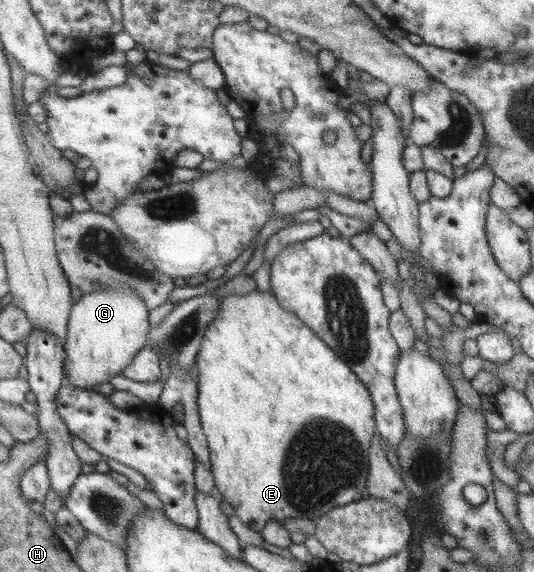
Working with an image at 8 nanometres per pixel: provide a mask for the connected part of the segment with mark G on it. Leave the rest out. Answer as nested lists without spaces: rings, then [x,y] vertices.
[[[107,288],[102,292],[84,294],[73,304],[67,326],[64,352],[64,383],[76,389],[92,391],[94,386],[107,383],[112,376],[134,360],[139,350],[149,344],[148,307],[129,288]]]

